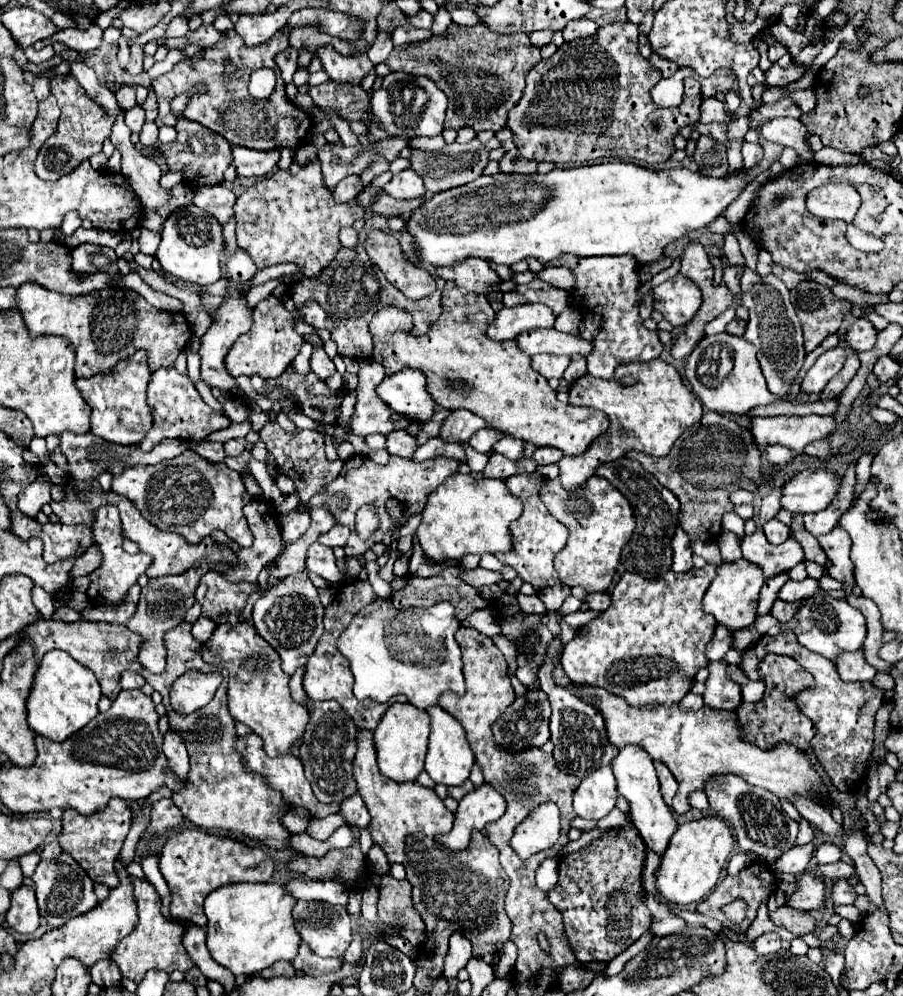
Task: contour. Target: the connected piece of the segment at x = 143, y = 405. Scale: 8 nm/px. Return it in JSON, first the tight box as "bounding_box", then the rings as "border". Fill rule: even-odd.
{"bounding_box":[77,351,153,445],"border":[[[145,351],[119,361],[111,371],[93,375],[89,379],[77,379],[77,387],[83,393],[83,399],[91,407],[91,433],[119,445],[137,445],[153,427],[151,411],[147,407],[147,383],[151,371],[147,367]]]}

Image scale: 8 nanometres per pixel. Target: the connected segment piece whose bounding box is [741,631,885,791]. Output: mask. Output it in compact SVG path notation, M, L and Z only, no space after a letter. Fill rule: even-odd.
M787 631L779 633L775 637L761 637L753 647L745 649L741 653L741 669L749 679L757 679L757 663L767 655L767 653L783 653L793 657L799 665L803 665L813 677L815 677L815 687L805 689L803 693L797 695L797 705L801 713L805 713L817 727L817 735L811 741L813 753L821 767L827 771L831 777L831 783L839 791L851 791L857 781L865 775L867 769L867 759L873 751L873 723L875 723L875 713L881 707L885 693L873 683L845 683L841 681L837 667L833 661L821 659L821 655L805 649L803 645L797 643L797 637Z

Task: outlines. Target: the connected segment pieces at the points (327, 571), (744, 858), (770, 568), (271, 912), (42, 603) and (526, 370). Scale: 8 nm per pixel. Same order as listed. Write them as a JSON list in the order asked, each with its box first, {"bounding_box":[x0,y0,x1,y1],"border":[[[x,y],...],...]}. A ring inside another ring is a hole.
[{"bounding_box":[307,543,343,585],"border":[[[321,543],[309,545],[309,551],[307,551],[307,571],[321,575],[331,585],[339,585],[343,581],[343,573],[335,565],[333,549],[329,549],[329,547],[321,545]]]},{"bounding_box":[727,851,751,875],"border":[[[739,851],[737,855],[733,855],[731,857],[731,861],[729,861],[729,865],[727,865],[727,873],[729,875],[739,875],[745,867],[749,867],[751,865],[751,859],[749,859],[749,855],[745,853],[745,851]]]},{"bounding_box":[741,527,805,579],"border":[[[757,527],[753,535],[743,537],[741,549],[743,549],[743,559],[759,565],[767,579],[775,577],[777,573],[787,573],[805,559],[803,549],[795,539],[789,537],[781,545],[771,545],[765,539],[761,527]]]},{"bounding_box":[203,883,301,977],"border":[[[235,883],[215,889],[203,905],[205,917],[209,919],[207,949],[211,957],[235,977],[261,973],[279,959],[291,961],[301,943],[291,917],[293,905],[295,899],[277,883]]]},{"bounding_box":[31,587,55,619],"border":[[[33,587],[31,595],[33,595],[33,603],[35,603],[37,611],[39,611],[39,613],[43,613],[43,615],[49,619],[49,617],[55,613],[53,597],[51,597],[49,593],[45,593],[45,589],[41,589],[41,587]]]},{"bounding_box":[369,287,609,455],"border":[[[451,287],[441,293],[441,307],[443,307],[443,313],[433,321],[433,331],[419,337],[411,335],[411,331],[401,327],[401,323],[411,323],[413,327],[411,313],[403,309],[387,305],[373,315],[369,325],[373,335],[373,359],[377,359],[385,367],[387,375],[393,375],[401,367],[421,369],[427,377],[427,385],[437,387],[437,405],[451,411],[467,409],[483,417],[491,427],[507,435],[513,435],[521,441],[531,441],[537,447],[543,447],[543,445],[557,447],[565,455],[583,453],[601,433],[607,431],[609,421],[605,419],[605,413],[589,407],[571,407],[567,403],[559,403],[547,379],[533,371],[529,355],[519,351],[515,341],[493,341],[485,335],[485,325],[495,315],[487,297],[481,297],[479,293],[469,293],[467,289],[461,289],[461,287]]]}]

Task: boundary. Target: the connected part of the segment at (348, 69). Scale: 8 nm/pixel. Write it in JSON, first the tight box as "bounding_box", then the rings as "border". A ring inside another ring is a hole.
{"bounding_box":[317,45,373,83],"border":[[[323,45],[317,49],[317,57],[323,63],[323,69],[333,81],[339,83],[361,83],[361,79],[367,75],[369,69],[373,69],[373,63],[367,59],[367,55],[341,55],[331,45]]]}

